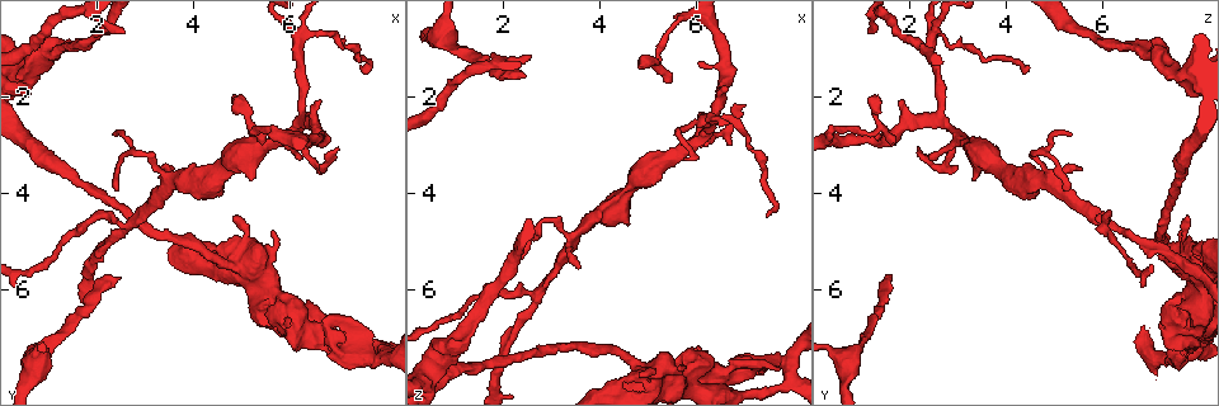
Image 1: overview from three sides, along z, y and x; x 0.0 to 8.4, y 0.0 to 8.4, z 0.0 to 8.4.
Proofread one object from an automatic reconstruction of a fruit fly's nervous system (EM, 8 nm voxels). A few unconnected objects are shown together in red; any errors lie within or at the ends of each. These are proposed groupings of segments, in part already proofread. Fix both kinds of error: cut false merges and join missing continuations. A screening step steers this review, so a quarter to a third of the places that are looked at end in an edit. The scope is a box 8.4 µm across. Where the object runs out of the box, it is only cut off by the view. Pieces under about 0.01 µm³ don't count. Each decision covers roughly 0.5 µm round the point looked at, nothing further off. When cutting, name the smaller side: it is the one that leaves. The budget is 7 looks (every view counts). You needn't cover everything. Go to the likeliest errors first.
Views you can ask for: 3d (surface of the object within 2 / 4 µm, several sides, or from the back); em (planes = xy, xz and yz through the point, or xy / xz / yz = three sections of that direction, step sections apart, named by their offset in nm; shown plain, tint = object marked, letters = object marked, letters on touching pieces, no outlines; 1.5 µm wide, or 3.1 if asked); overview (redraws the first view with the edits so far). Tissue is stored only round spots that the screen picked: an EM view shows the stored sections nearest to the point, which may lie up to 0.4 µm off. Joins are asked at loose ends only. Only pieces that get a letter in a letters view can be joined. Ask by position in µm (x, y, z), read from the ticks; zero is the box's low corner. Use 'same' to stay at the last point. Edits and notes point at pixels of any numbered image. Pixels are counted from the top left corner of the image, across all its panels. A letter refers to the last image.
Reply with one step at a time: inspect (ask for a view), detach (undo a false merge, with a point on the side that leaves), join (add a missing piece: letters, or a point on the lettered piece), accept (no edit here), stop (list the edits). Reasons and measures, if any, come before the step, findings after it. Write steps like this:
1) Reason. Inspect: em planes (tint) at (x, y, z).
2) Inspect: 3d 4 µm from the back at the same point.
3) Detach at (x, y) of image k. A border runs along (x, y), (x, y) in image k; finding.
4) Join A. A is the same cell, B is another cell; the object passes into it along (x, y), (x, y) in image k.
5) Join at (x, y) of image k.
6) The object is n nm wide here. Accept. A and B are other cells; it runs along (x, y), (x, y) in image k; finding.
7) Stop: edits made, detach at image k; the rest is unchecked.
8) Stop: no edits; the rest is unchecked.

Thin end. Inspect: 3d 2 µm at (2.45, 5.80, 1.60).

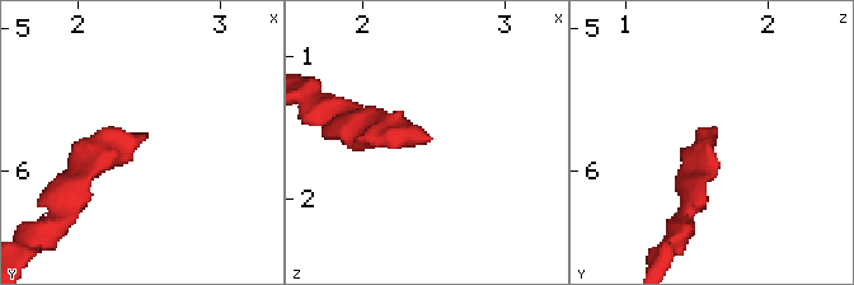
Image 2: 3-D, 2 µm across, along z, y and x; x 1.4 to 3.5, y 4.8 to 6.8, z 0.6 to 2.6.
Inspect: em xy step 4 (plain) at (2.46, 5.74, 1.56).

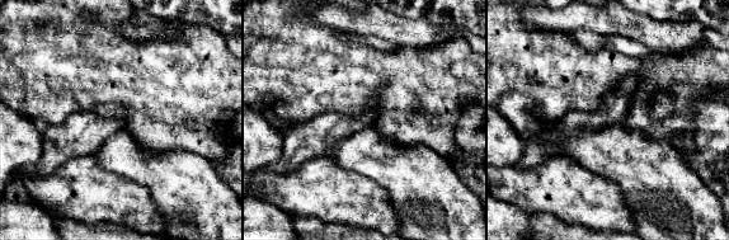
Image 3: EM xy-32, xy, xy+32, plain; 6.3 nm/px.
Inspect: em xy step 4 (letters) at the same point.

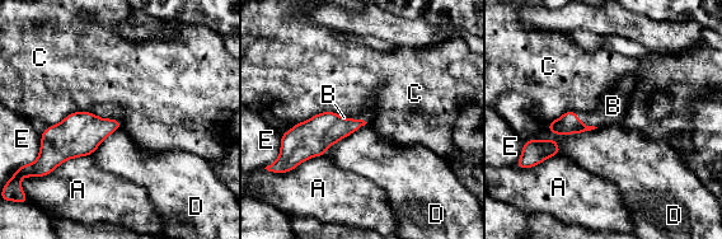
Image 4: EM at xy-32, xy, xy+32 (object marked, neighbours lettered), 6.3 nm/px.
Join B. B is the same cell, A, C, D and E are other cells; the cell continues.

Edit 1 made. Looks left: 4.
Inspect: overview.

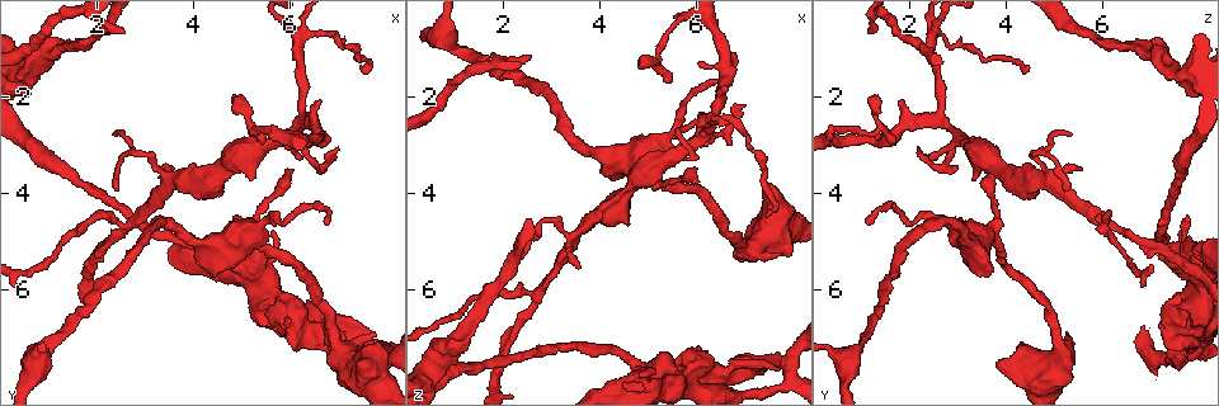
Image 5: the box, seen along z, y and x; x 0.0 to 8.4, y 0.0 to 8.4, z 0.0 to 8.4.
Narrows sharply. Inspect: 3d 2 µm at (5.60, 4.10, 3.70).

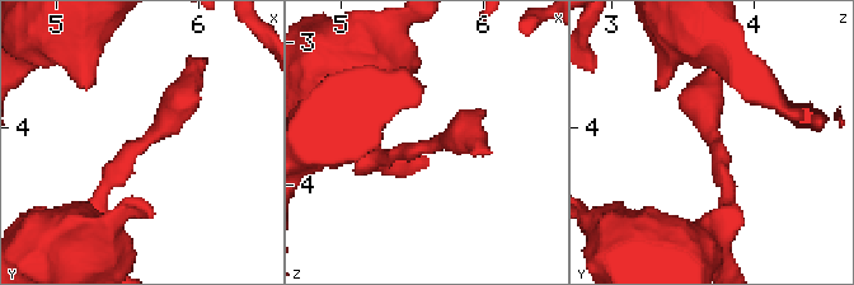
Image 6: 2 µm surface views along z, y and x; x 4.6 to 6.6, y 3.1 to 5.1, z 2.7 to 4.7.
Inspect: em planes (tint) at (5.54, 4.16, 3.76).

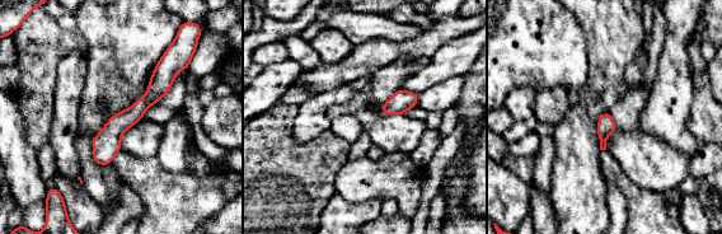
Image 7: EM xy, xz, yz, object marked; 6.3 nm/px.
What lies round it. Inspect: em planes (letters) at the same point.

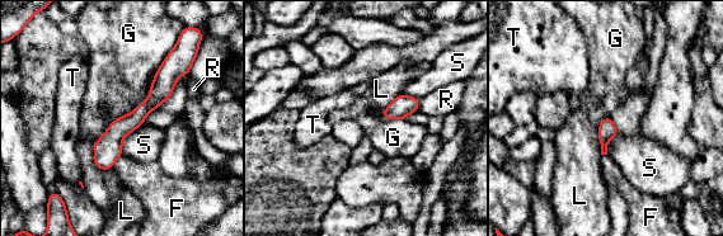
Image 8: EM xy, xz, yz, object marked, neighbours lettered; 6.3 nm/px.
Accept. F, G, L, R, S and T are other cells; it runs along (165, 67), (158, 95), (101, 165) in image 8; one cell here.

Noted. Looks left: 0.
Stop: edits made, join at image 4; the rest is unchecked.

